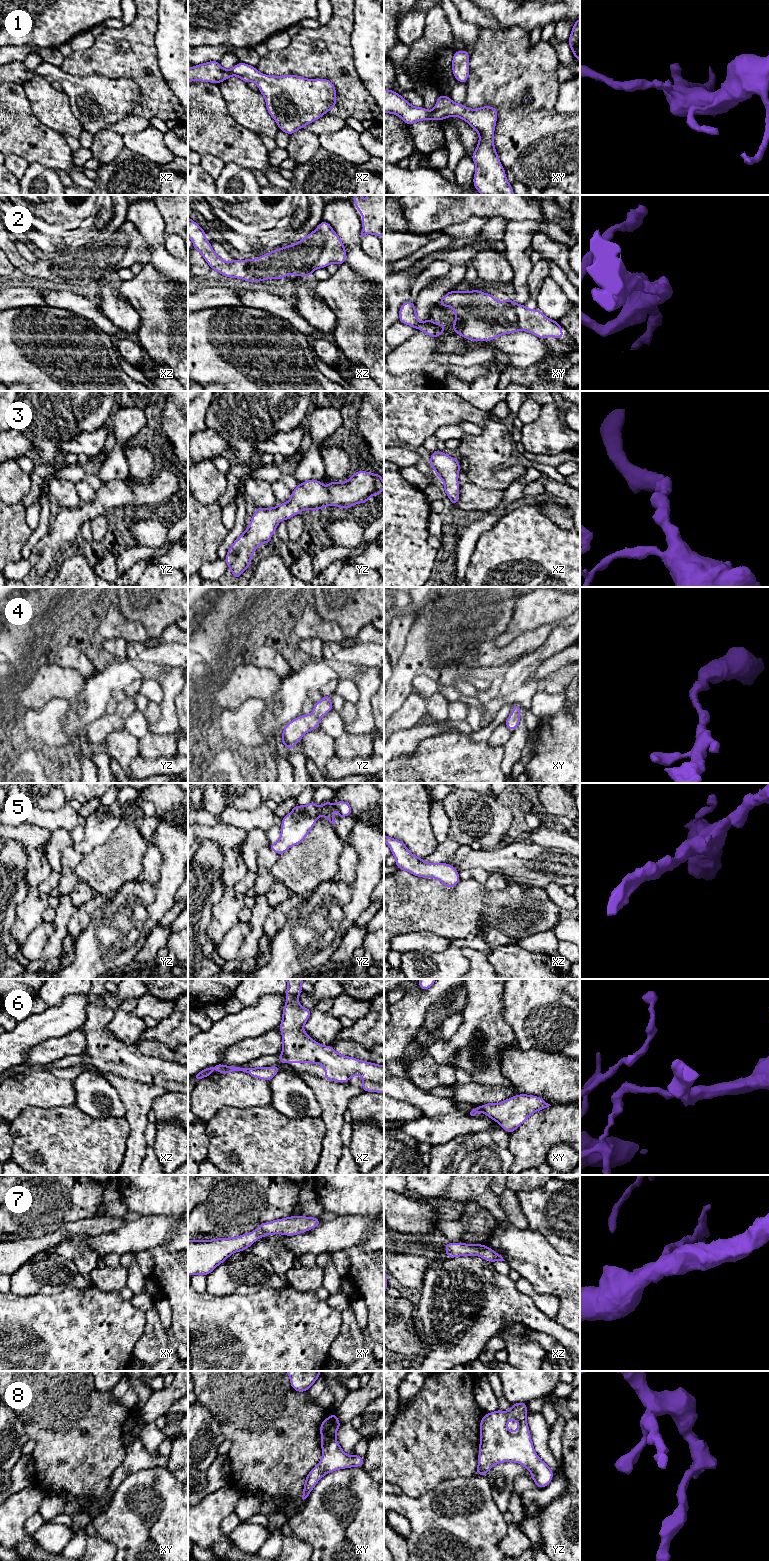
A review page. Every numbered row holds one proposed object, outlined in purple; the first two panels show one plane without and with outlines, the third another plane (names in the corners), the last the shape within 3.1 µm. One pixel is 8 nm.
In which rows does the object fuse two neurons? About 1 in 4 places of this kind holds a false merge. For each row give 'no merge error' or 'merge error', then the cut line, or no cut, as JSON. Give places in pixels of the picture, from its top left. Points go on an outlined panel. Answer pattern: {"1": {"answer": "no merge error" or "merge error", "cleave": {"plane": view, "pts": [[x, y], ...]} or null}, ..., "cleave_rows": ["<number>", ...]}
{"1": {"answer": "no merge error", "cleave": null}, "2": {"answer": "no merge error", "cleave": null}, "3": {"answer": "no merge error", "cleave": null}, "4": {"answer": "no merge error", "cleave": null}, "5": {"answer": "no merge error", "cleave": null}, "6": {"answer": "merge error", "cleave": {"plane": "xz", "pts": [[282, 1054], [288, 1060]]}}, "7": {"answer": "no merge error", "cleave": null}, "8": {"answer": "no merge error", "cleave": null}, "cleave_rows": ["6"]}

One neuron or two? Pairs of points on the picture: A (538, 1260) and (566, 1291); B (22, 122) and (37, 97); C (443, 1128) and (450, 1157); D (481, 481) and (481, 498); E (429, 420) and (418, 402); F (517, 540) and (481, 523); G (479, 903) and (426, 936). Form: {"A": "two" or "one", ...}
{"A": "one", "B": "two", "C": "two", "D": "two", "E": "one", "F": "two", "G": "two"}

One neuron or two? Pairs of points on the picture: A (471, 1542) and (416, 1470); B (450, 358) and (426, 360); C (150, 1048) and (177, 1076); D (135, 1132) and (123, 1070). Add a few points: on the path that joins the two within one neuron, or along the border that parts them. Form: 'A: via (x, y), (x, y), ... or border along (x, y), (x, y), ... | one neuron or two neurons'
A: border along (452, 1478), (419, 1496), (409, 1496) | two neurons
B: via (444, 358), (432, 358) | one neuron
C: border along (137, 1048), (145, 1054), (177, 1063) | two neurons
D: via (135, 1117), (135, 1095), (129, 1085) | one neuron

